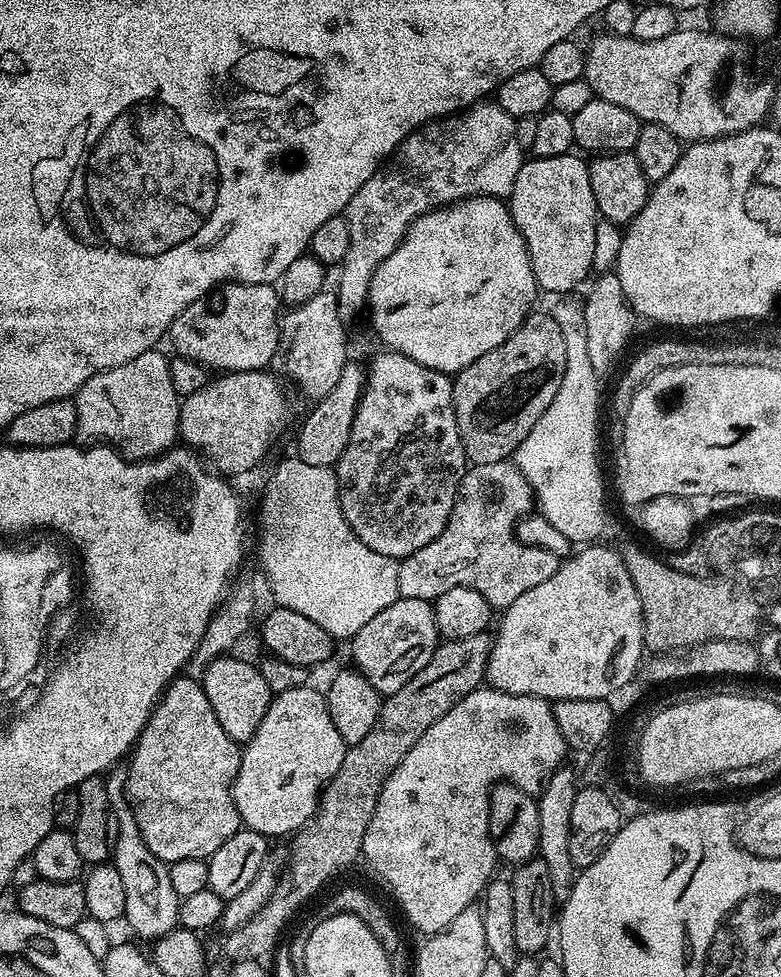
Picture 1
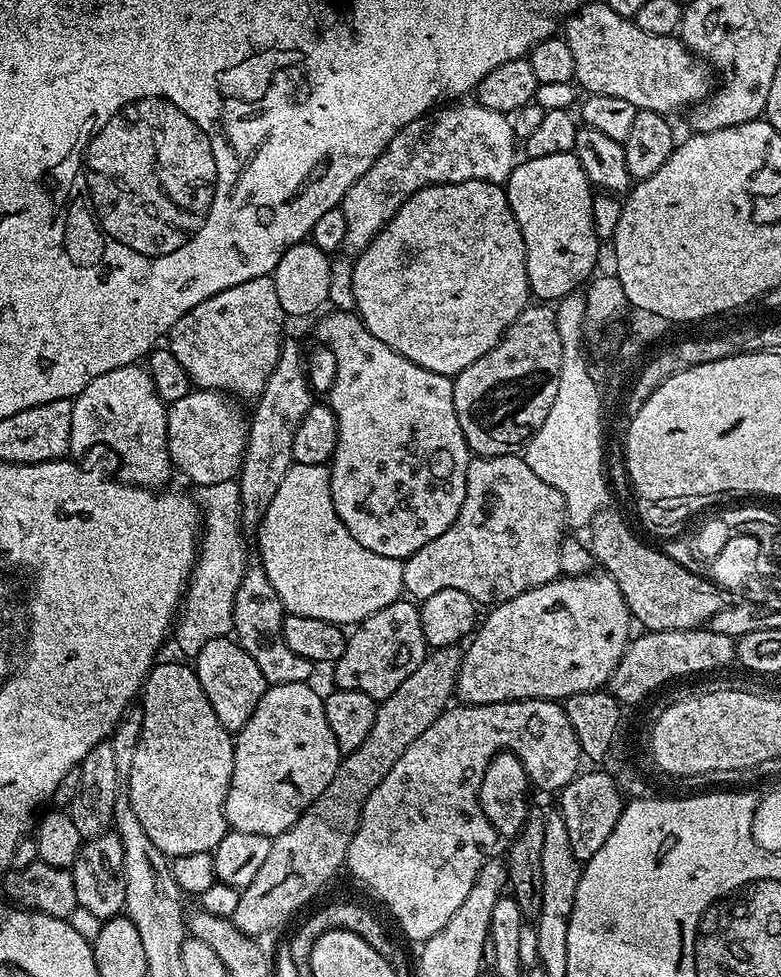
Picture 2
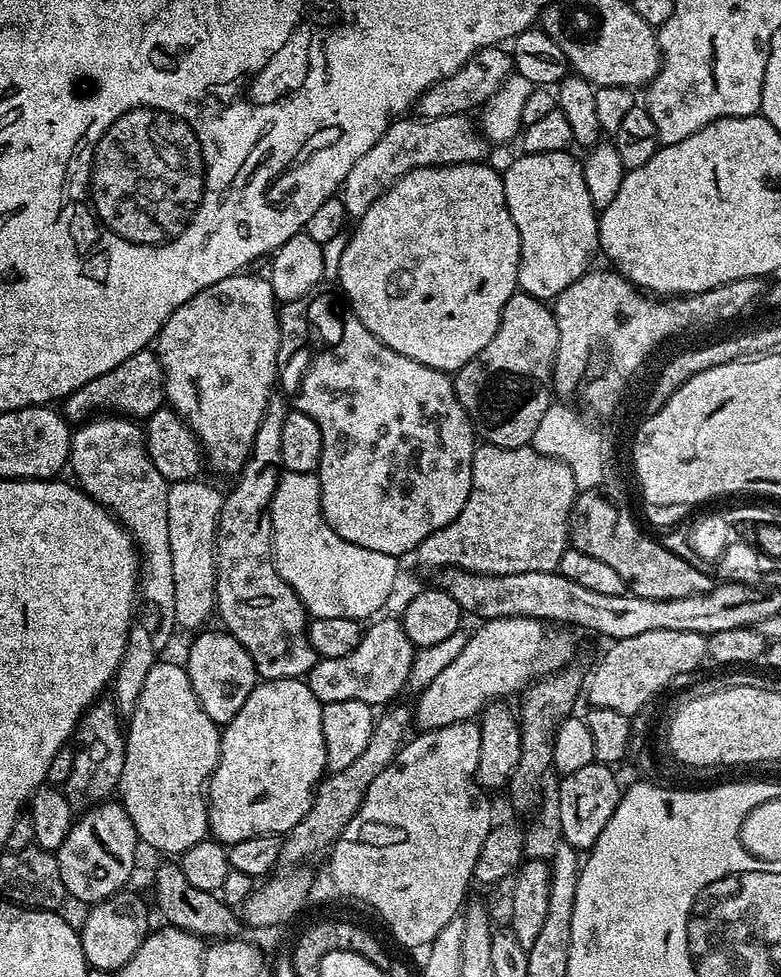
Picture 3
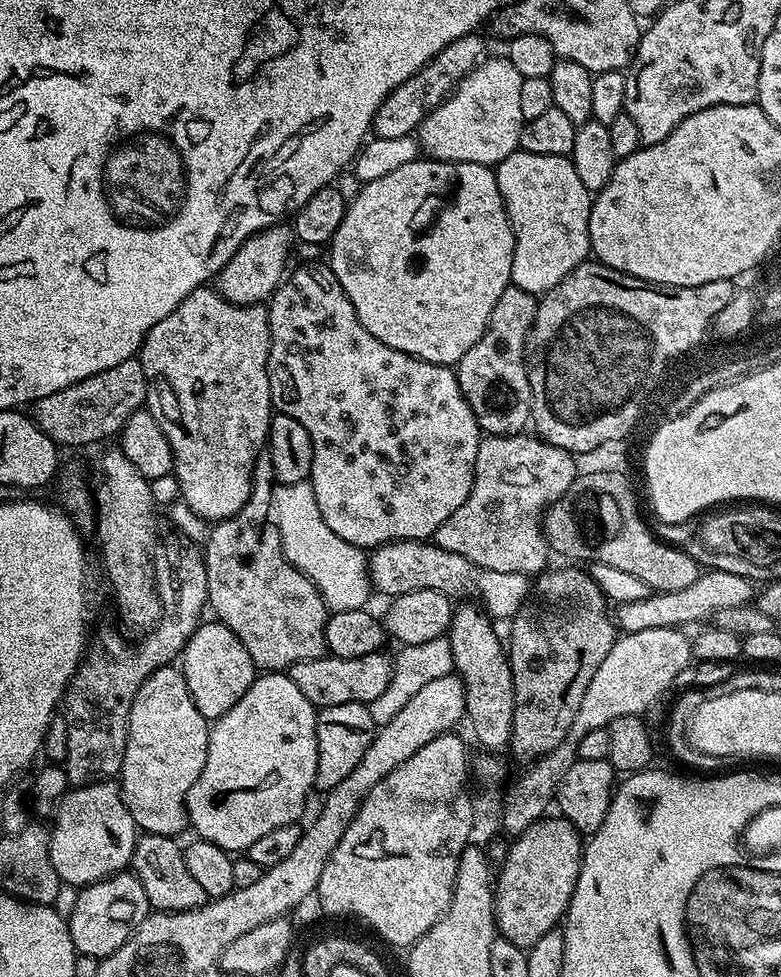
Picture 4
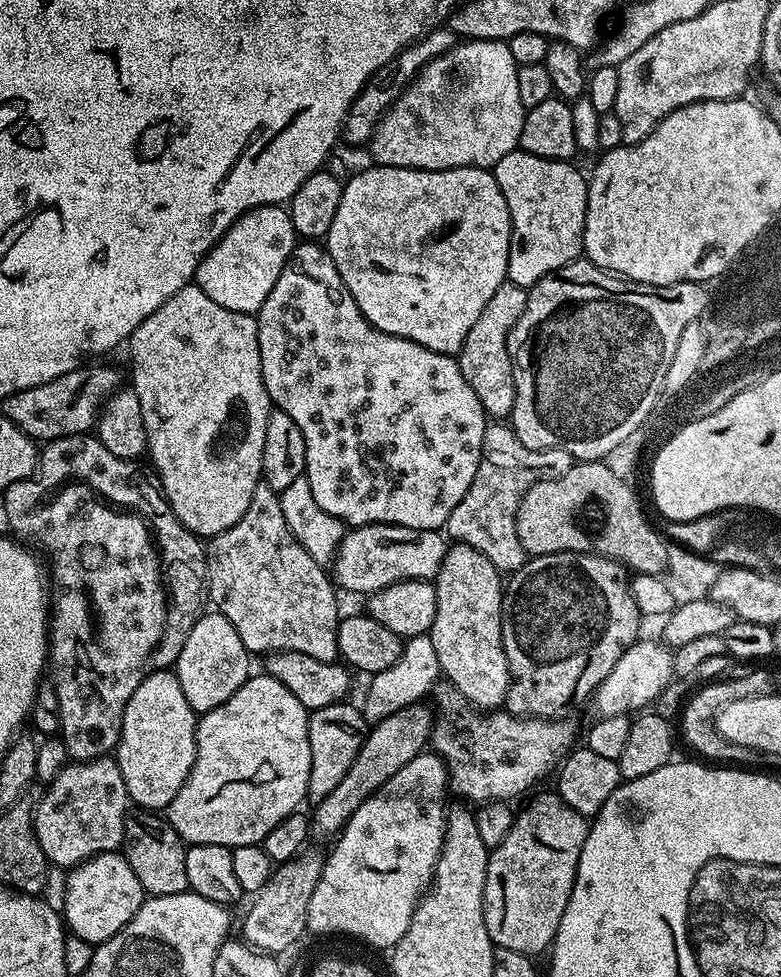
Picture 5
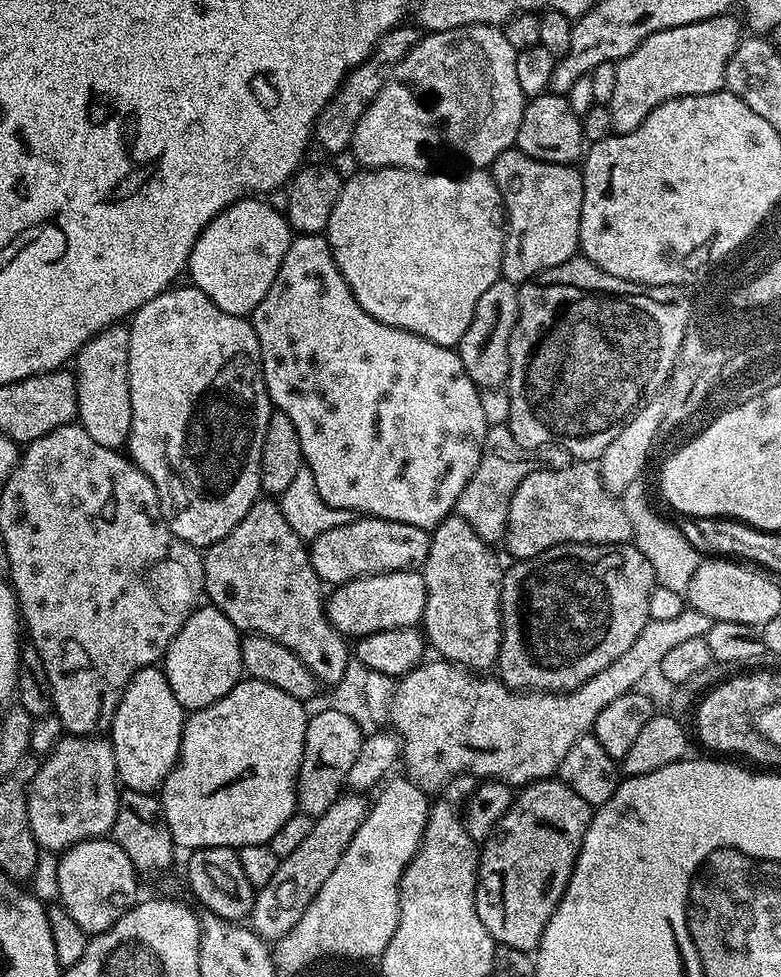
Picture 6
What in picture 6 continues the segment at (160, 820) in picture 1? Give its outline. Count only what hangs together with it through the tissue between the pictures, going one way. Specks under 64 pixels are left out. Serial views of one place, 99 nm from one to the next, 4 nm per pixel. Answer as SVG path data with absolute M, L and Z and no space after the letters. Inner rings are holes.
M163 667L138 670L124 688L112 719L110 739L116 779L127 791L155 793L180 756L186 709L174 698Z

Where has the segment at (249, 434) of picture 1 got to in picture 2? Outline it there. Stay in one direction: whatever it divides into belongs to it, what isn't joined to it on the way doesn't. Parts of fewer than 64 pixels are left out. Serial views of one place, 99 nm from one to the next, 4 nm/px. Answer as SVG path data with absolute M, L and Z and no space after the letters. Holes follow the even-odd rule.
M190 390L185 396L178 398L178 402L167 405L166 438L168 439L168 454L172 459L172 467L179 475L181 472L190 483L196 484L197 489L212 486L218 482L236 480L240 475L250 424L245 418L246 412L243 412L236 404L239 403L222 392Z

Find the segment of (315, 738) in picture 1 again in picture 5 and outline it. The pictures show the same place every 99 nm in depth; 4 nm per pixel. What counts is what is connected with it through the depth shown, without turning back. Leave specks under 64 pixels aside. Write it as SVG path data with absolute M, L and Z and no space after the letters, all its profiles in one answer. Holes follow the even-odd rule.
M267 674L259 675L249 675L246 683L238 690L234 690L234 694L230 694L230 698L222 702L222 706L203 713L197 719L194 766L186 782L182 782L182 788L178 790L178 794L174 794L174 802L170 802L166 809L168 823L174 826L177 834L184 839L185 845L217 844L231 849L251 844L263 845L266 834L270 834L270 830L274 830L274 826L278 826L278 822L285 820L290 813L297 811L301 807L300 803L305 803L310 782L310 738L308 737L310 713L302 706L302 702L298 702L298 698L294 698L294 694L290 694L290 690L286 690L286 686L282 686L282 682L278 682L278 678L270 678Z

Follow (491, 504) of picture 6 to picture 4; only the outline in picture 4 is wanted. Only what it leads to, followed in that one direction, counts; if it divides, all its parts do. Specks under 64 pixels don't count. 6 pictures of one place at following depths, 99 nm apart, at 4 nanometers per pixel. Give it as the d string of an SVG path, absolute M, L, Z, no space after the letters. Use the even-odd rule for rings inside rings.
M532 434L485 435L478 446L470 494L466 502L462 502L462 506L458 506L458 510L454 510L454 514L450 514L450 518L438 526L434 542L442 546L442 550L450 550L450 554L462 554L462 558L470 558L470 562L486 570L521 572L526 577L535 577L549 567L550 549L544 536L542 517L549 504L570 490L577 475L577 457L565 448L547 444Z

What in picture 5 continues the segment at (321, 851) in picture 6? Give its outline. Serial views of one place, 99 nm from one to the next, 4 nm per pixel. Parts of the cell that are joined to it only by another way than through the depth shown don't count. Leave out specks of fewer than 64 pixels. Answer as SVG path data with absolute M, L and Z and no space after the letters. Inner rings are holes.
M305 850L295 860L288 860L273 871L270 882L262 886L251 897L252 905L244 916L244 933L242 939L251 948L269 954L281 954L300 935L305 935L308 927L308 911L310 898L314 894L314 886L318 886L318 878L324 869L325 857L316 852Z

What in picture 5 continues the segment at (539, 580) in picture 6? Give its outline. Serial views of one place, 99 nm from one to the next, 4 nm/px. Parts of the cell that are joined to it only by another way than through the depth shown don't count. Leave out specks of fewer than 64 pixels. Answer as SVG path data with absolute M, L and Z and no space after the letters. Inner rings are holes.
M559 552L545 556L533 556L525 559L524 565L517 572L511 573L503 585L504 597L502 598L502 646L506 650L506 662L510 670L510 682L506 690L503 707L513 716L525 718L539 718L541 720L555 720L563 717L567 708L580 704L589 699L596 691L597 686L614 670L614 662L626 654L626 650L638 640L641 635L640 623L642 617L638 606L634 602L634 594L630 587L630 576L625 565L618 560L610 560L607 556L595 556L592 552Z

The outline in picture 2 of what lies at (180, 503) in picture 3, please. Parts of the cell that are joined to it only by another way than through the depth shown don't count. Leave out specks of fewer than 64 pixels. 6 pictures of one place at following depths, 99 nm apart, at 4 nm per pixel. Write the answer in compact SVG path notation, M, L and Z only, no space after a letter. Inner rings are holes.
M236 480L214 483L197 491L196 500L202 515L202 535L196 564L189 576L174 628L174 640L181 652L194 658L206 642L228 636L233 629L234 594L248 569L246 544L240 523L240 485Z

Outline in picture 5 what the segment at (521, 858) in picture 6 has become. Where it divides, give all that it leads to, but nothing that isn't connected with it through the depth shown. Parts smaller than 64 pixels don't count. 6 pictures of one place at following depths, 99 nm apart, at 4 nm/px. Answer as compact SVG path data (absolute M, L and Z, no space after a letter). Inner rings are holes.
M552 790L534 797L524 809L516 812L516 820L510 826L510 834L502 838L502 846L488 853L484 921L495 947L518 950L518 954L533 958L539 957L539 952L547 953L551 949L552 939L556 936L562 914L566 910L566 902L570 902L582 846L588 837L588 825L585 816L566 806L566 802L562 802L562 798Z

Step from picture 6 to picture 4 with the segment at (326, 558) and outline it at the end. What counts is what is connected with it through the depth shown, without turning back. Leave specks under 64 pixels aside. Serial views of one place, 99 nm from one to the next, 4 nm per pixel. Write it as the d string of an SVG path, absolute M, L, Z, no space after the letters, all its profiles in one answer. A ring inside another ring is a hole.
M392 540L371 549L368 579L371 587L387 598L410 594L414 590L438 590L456 602L475 602L496 622L511 621L530 595L529 577L521 572L486 570L470 562L470 558L450 554L450 550L442 550L442 546L428 540Z

